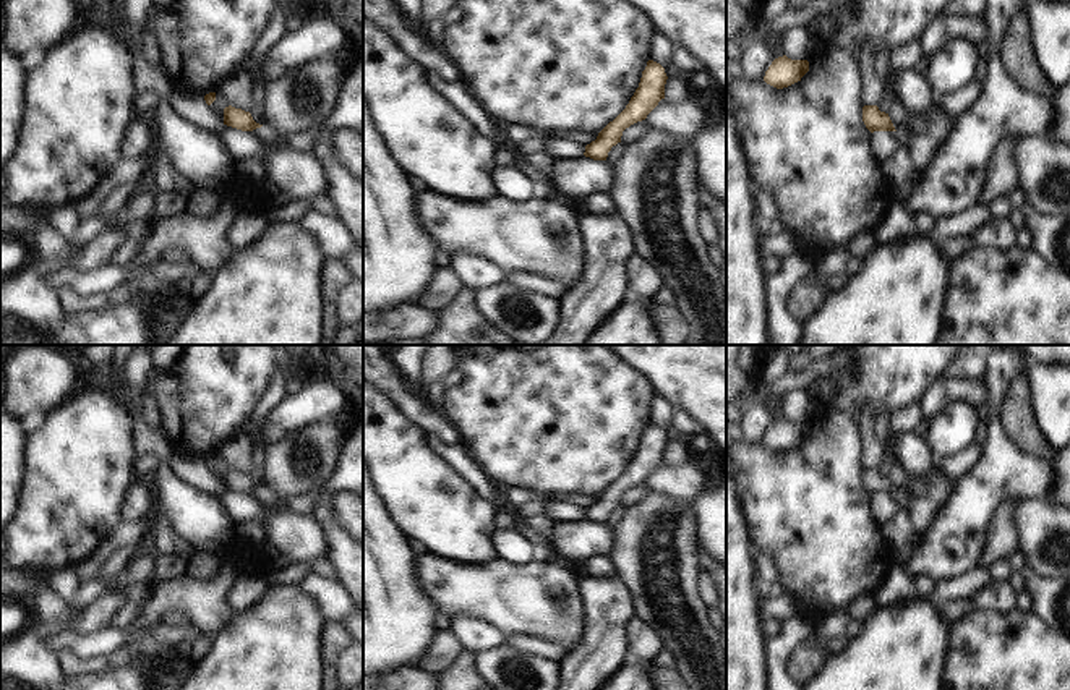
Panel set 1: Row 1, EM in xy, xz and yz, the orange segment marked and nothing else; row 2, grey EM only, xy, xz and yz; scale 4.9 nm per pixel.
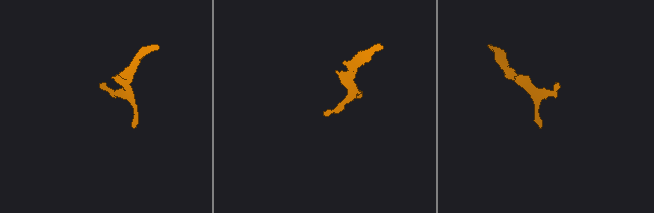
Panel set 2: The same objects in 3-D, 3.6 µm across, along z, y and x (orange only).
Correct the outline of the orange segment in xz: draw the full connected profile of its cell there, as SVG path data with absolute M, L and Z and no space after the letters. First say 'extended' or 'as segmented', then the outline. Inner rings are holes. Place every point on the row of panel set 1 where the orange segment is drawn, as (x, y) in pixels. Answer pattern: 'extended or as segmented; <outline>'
as segmented; M648 60L642 71L639 87L626 109L598 133L595 141L585 146L584 155L593 160L606 160L611 147L621 143L623 131L631 125L645 120L658 102L665 99L666 79L665 68L660 63Z

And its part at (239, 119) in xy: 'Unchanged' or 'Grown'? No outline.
Unchanged

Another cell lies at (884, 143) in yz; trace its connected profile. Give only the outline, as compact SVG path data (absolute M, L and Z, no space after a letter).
M874 131L872 152L877 162L882 165L885 160L888 160L901 141L903 138L898 131Z

